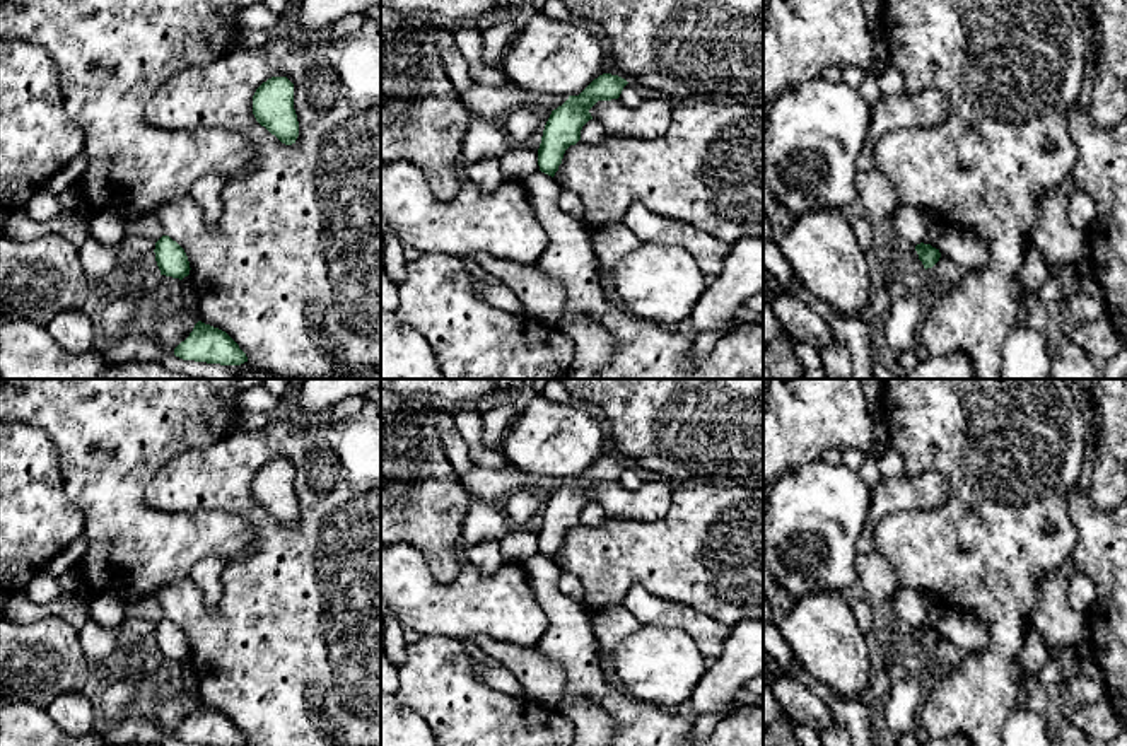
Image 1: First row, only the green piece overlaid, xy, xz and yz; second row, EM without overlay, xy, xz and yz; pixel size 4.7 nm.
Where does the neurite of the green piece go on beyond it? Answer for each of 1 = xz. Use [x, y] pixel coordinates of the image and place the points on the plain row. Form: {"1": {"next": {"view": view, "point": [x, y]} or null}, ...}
{"1": {"next": null}}

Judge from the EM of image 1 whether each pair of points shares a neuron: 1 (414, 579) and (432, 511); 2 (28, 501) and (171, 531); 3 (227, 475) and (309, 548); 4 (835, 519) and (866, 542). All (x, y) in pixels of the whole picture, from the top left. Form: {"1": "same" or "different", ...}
{"1": "different", "2": "different", "3": "same", "4": "different"}

